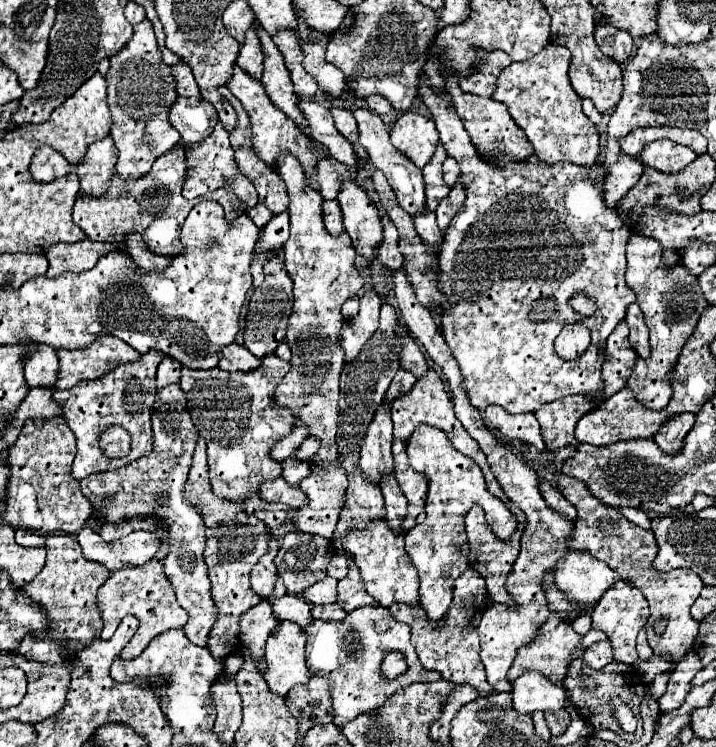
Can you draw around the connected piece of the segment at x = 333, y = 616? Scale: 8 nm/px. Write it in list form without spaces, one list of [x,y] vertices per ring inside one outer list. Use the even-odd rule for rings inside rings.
[[[337,602],[313,606],[313,618],[321,618],[321,620],[343,620],[345,616],[347,616],[347,612]]]

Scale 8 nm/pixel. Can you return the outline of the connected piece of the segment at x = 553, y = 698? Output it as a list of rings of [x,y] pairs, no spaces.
[[[525,672],[523,676],[519,676],[513,682],[513,708],[519,714],[531,714],[531,712],[559,712],[565,708],[565,690],[557,684],[553,684],[551,680],[547,680],[547,676],[539,674],[539,672]]]

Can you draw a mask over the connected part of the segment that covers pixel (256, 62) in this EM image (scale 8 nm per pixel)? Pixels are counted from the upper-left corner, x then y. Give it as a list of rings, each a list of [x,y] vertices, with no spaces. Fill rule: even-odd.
[[[257,26],[249,28],[249,32],[245,36],[245,44],[239,50],[237,64],[253,78],[261,78],[261,74],[263,74],[263,48],[261,48],[261,40],[257,36]]]

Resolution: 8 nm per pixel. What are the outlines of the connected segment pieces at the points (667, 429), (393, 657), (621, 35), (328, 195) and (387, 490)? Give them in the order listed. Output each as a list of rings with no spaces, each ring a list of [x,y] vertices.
[[[677,414],[669,418],[655,434],[655,444],[667,454],[677,454],[683,448],[683,440],[687,432],[693,428],[693,422],[695,414]]]
[[[399,652],[387,654],[385,660],[383,660],[383,664],[381,664],[381,672],[383,672],[383,676],[387,676],[387,678],[395,678],[395,676],[399,676],[399,674],[405,672],[405,670],[407,670],[405,658],[403,658]]]
[[[609,24],[597,26],[595,30],[595,42],[601,48],[603,54],[615,58],[619,64],[629,60],[631,50],[633,50],[633,36],[627,34],[625,30],[613,28]]]
[[[321,158],[317,162],[315,174],[317,174],[317,184],[319,184],[319,194],[323,200],[335,200],[339,192],[339,176],[345,174],[345,166],[335,162],[333,158]]]
[[[393,474],[385,476],[385,484],[381,484],[385,508],[387,508],[387,520],[393,530],[401,530],[401,520],[407,514],[407,500],[403,492],[397,488],[397,480]]]

